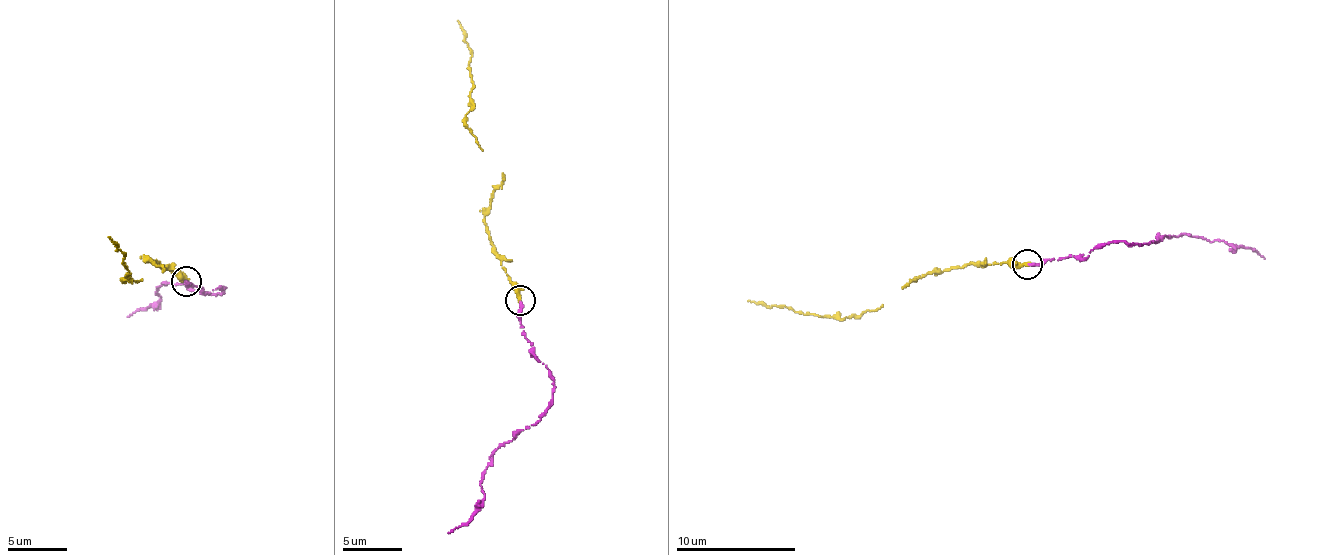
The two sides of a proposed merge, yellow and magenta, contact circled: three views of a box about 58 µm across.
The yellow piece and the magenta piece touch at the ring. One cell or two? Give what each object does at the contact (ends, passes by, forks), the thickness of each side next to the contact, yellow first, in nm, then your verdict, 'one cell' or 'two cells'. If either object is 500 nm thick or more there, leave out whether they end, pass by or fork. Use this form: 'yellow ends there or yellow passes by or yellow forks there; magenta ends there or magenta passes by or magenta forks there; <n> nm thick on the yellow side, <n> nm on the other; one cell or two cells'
yellow ends there; magenta ends there; 320 nm thick on the yellow side, 240 nm on the other; one cell

